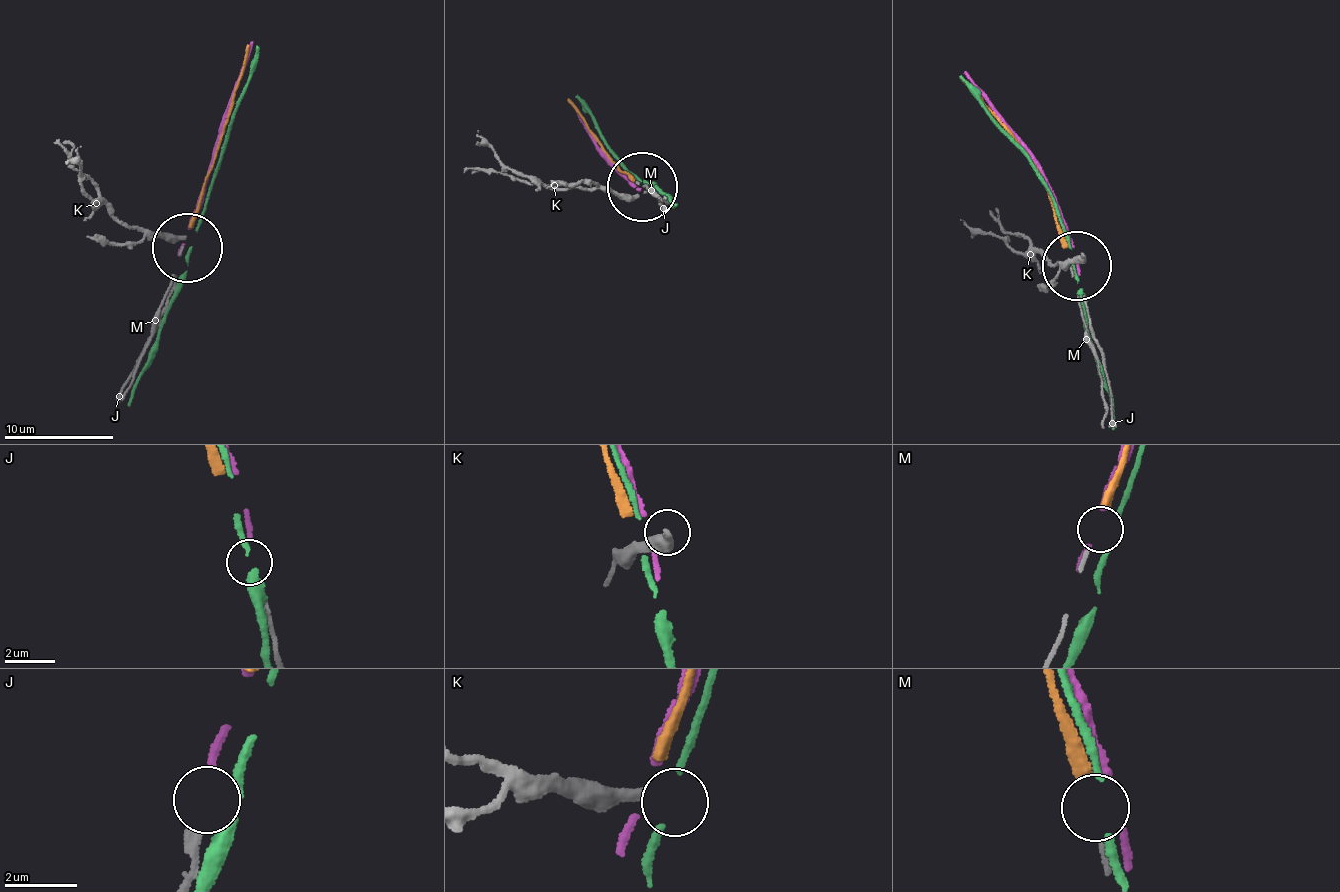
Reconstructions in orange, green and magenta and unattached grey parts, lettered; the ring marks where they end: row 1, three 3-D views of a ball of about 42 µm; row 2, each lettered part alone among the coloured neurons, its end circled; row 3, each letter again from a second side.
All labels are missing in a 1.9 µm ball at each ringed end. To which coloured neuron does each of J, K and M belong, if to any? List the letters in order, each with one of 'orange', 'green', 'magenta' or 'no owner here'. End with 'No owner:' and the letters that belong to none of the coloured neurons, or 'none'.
J: magenta
K: no owner here
M: orange
No owner: K

